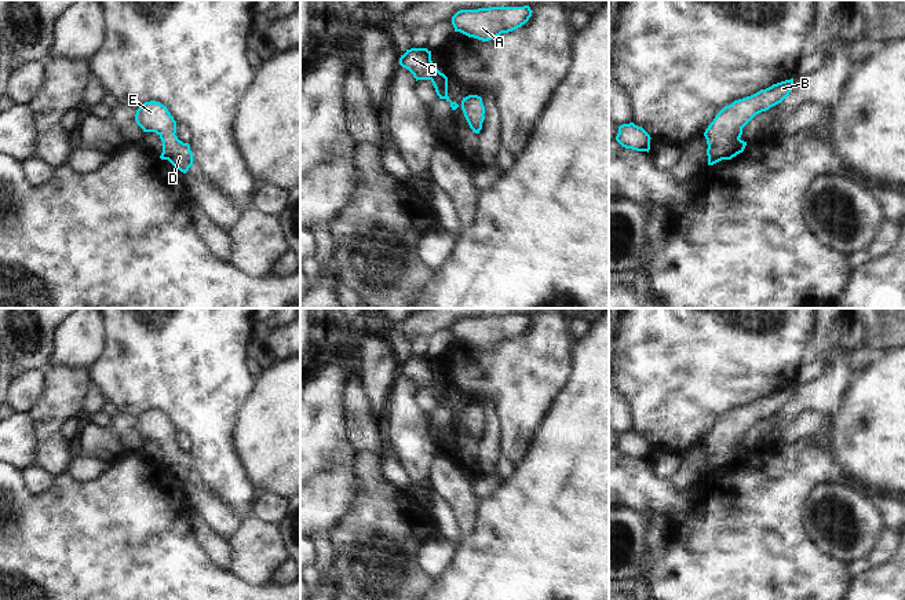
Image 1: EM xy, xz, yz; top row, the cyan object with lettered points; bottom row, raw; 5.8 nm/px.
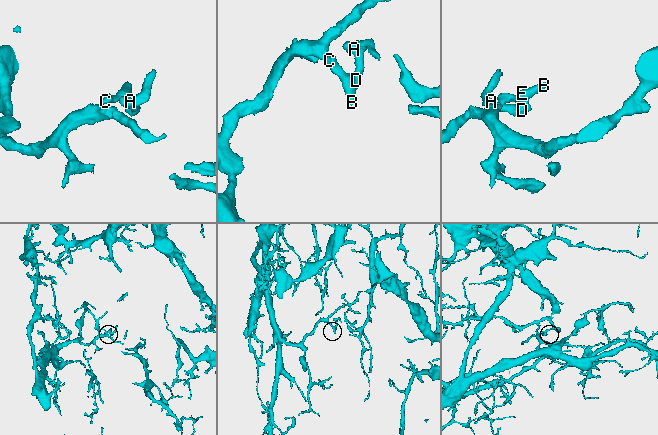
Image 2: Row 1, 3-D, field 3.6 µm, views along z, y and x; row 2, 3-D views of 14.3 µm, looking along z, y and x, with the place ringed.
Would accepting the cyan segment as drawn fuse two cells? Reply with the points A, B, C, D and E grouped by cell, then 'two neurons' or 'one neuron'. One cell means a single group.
A B C D E | one neuron

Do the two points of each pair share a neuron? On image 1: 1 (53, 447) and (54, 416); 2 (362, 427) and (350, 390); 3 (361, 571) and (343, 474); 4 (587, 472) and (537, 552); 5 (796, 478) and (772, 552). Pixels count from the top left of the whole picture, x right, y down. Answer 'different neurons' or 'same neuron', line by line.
1: same neuron
2: same neuron
3: different neurons
4: same neuron
5: same neuron

